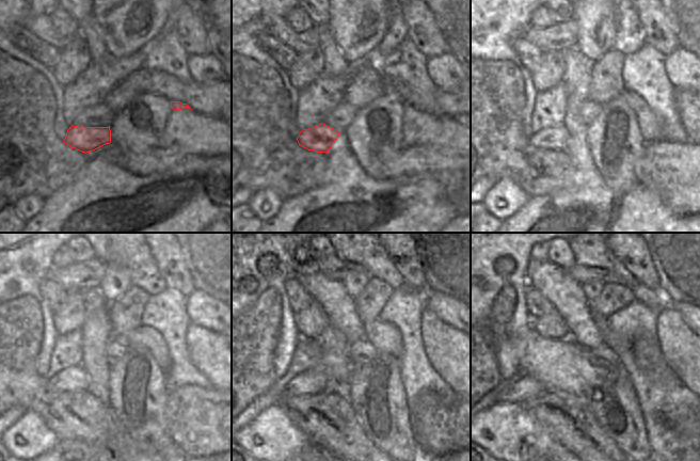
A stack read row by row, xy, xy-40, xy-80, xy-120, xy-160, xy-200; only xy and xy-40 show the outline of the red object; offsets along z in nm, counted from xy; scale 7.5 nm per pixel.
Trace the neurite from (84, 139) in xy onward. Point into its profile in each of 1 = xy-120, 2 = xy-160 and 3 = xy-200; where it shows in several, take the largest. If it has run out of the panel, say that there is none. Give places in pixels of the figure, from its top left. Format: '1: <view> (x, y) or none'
1: xy-120 (74, 379)
2: xy-160 (315, 380)
3: xy-200 (522, 387)

